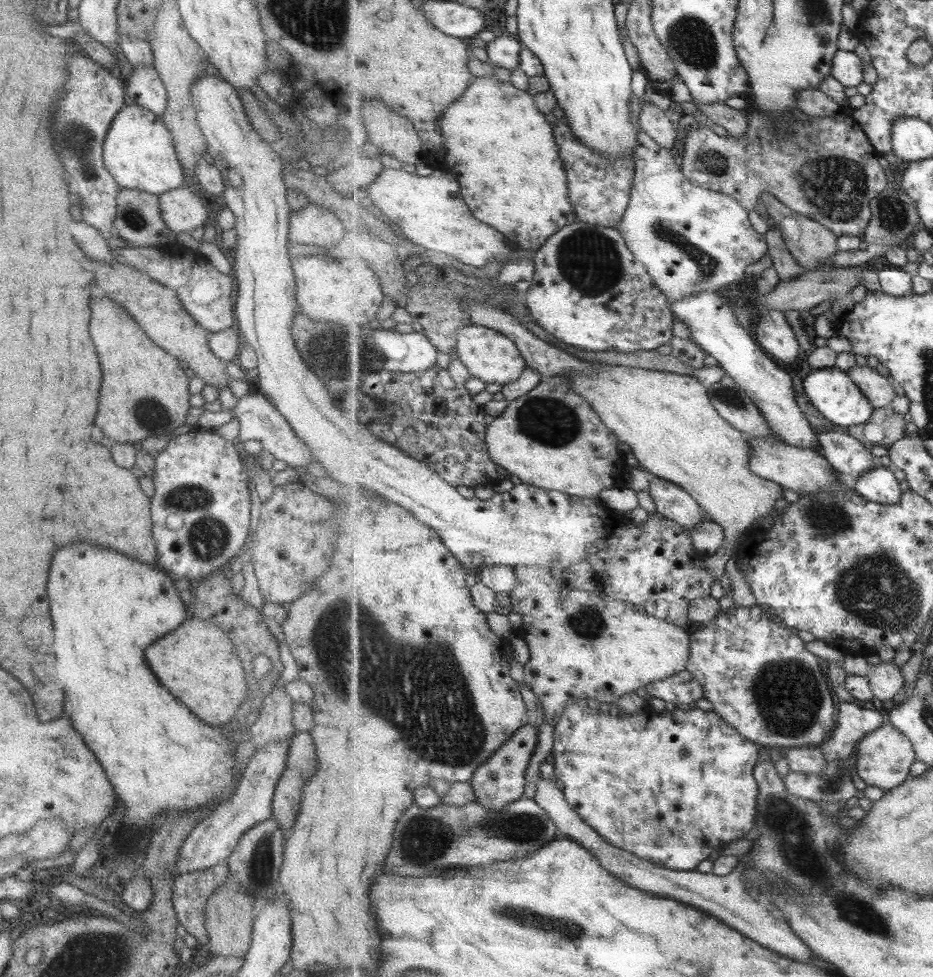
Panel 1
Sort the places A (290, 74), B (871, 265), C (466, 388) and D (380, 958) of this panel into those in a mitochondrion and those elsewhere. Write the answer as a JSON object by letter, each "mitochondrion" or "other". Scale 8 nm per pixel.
{"A":"other","B":"other","C":"other","D":"other"}

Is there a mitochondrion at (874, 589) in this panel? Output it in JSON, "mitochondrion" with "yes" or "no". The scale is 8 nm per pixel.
{"mitochondrion":"yes"}

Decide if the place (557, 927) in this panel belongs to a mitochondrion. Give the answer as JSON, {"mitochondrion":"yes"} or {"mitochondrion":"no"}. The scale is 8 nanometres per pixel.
{"mitochondrion":"yes"}

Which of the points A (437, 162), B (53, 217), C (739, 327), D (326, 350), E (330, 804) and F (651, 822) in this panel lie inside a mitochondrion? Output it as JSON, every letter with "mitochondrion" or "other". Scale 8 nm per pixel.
{"A":"other","B":"other","C":"other","D":"mitochondrion","E":"other","F":"mitochondrion"}

